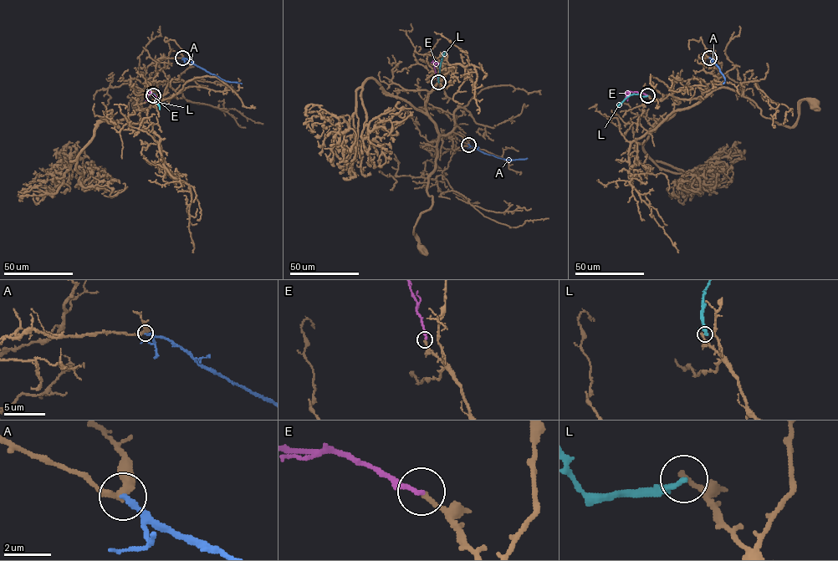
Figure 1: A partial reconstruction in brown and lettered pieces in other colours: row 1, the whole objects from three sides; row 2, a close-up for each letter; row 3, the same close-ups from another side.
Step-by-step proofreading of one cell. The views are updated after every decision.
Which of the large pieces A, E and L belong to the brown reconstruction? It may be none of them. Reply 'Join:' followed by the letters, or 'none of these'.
Join: E

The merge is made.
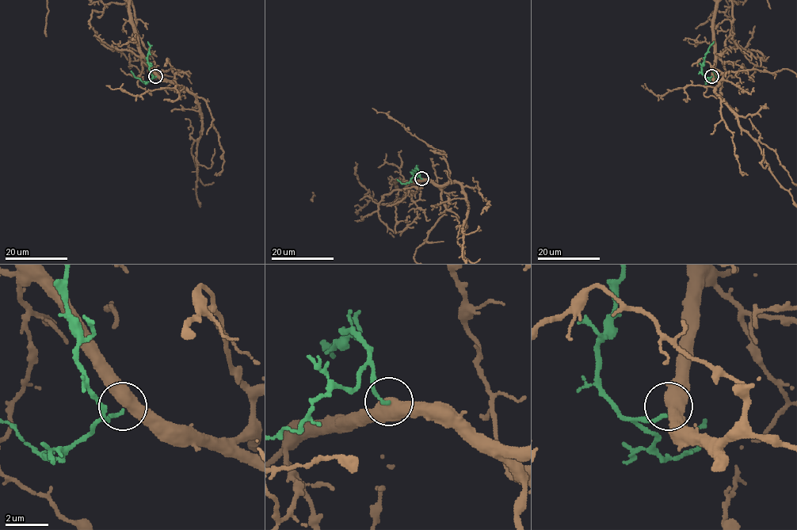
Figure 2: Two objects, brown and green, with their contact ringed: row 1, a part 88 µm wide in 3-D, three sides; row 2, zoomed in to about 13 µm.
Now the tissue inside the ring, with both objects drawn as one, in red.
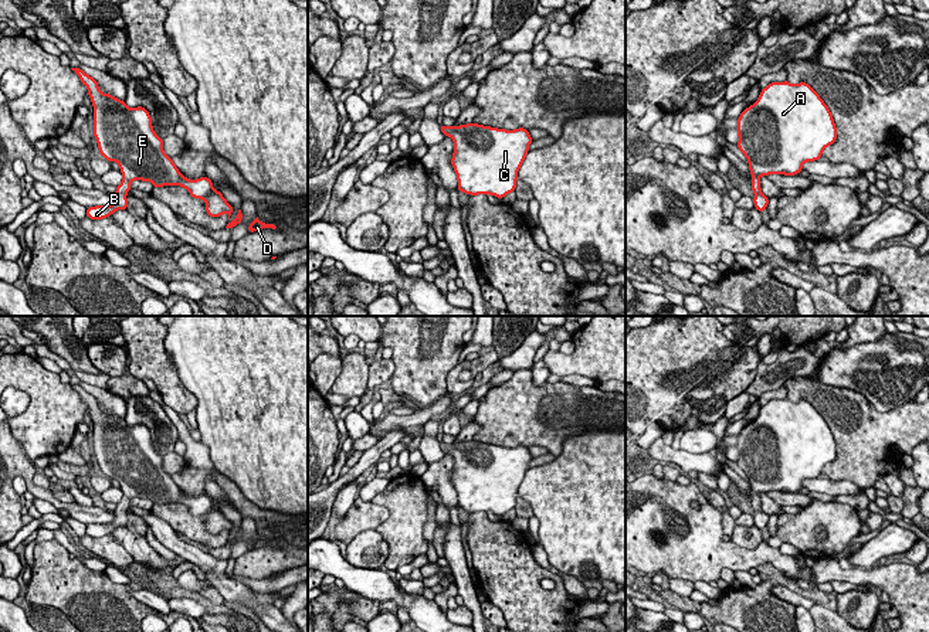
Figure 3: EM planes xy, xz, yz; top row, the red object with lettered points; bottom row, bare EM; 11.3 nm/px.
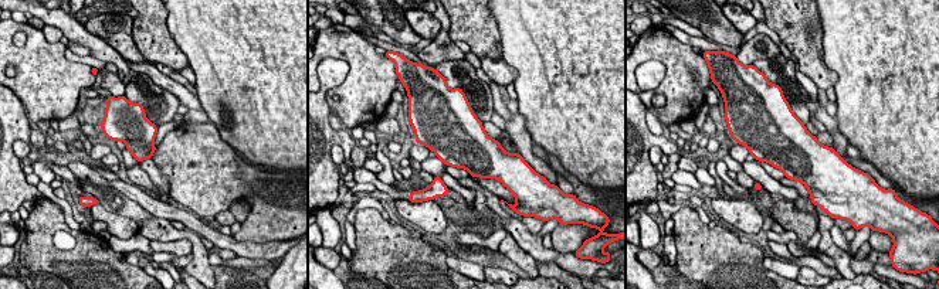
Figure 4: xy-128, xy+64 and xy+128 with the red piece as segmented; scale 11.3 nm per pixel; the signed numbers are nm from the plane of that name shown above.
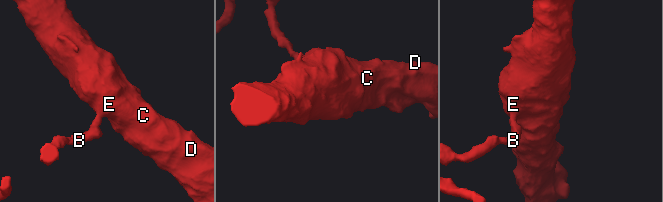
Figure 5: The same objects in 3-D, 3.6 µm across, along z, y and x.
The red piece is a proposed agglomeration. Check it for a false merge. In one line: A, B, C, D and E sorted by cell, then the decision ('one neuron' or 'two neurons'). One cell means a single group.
A B C D E; one neuron

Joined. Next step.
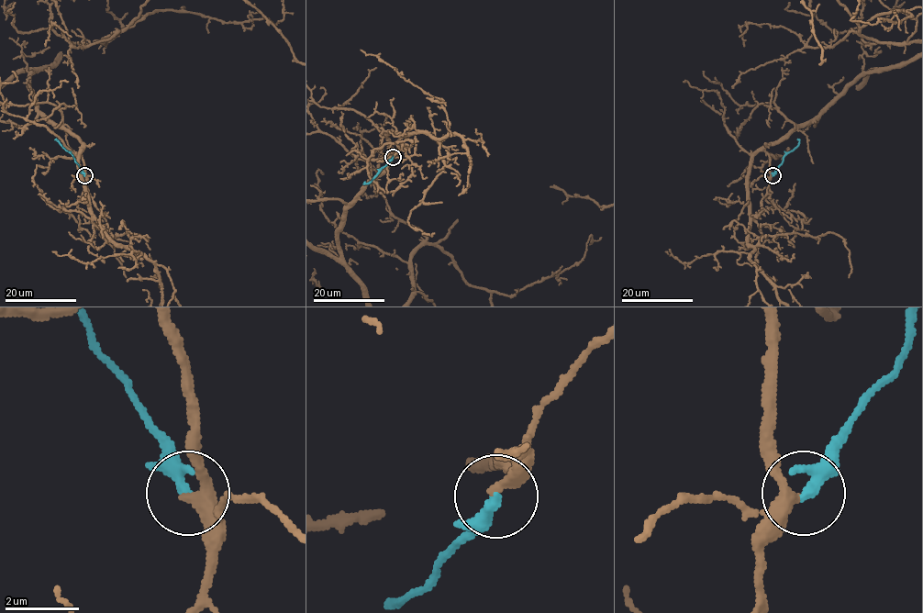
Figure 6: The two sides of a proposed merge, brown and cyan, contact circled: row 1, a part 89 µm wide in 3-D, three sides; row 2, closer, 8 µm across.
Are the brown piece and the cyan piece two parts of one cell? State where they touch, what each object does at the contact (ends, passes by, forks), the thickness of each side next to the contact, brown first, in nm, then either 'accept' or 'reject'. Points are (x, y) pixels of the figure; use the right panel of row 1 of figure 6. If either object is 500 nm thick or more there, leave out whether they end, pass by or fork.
at (772, 175); brown passes by; cyan ends there; 280 nm thick on the brown side, 360 nm on the other; reject

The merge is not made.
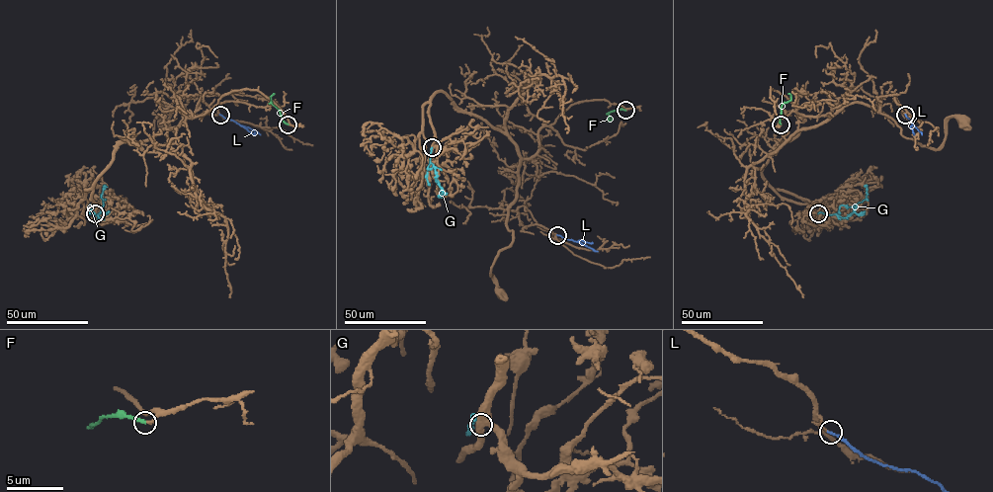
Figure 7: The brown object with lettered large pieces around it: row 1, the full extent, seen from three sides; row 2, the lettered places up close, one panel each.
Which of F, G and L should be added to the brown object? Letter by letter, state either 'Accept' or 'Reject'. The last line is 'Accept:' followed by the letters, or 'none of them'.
F: Accept
G: Reject
L: Reject
Accept: F

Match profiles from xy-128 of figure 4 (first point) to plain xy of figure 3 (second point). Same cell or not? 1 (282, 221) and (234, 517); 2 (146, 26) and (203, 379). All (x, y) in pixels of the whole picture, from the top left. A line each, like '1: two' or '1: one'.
1: two
2: two

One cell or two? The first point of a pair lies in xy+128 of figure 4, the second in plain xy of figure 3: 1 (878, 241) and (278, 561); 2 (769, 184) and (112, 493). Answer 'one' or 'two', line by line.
1: one
2: one

